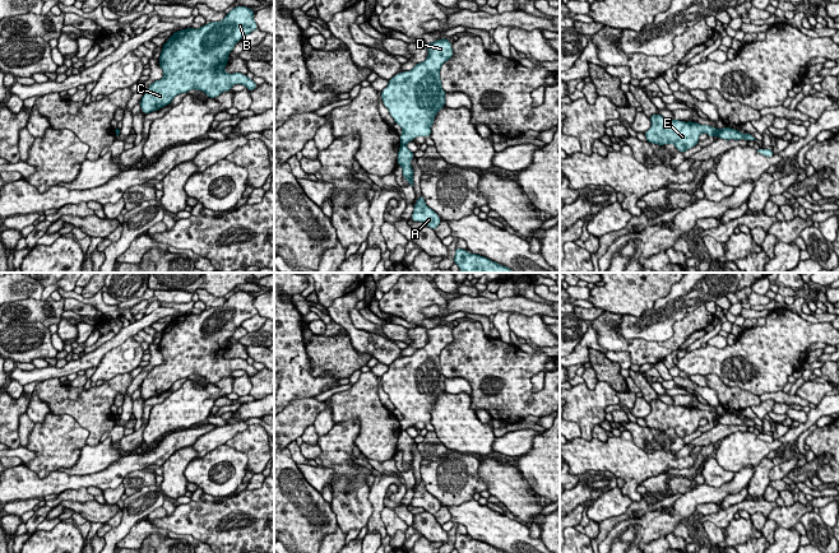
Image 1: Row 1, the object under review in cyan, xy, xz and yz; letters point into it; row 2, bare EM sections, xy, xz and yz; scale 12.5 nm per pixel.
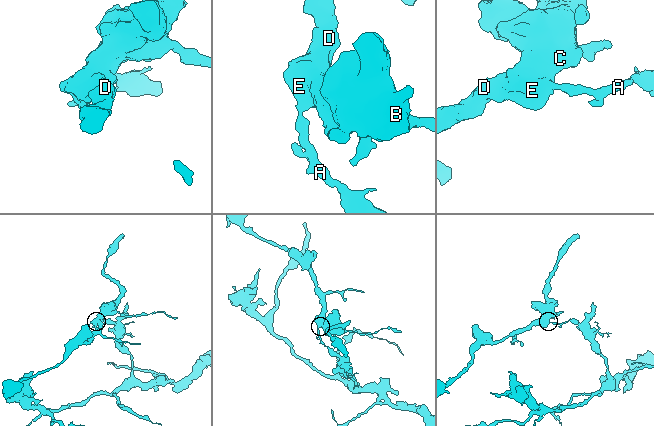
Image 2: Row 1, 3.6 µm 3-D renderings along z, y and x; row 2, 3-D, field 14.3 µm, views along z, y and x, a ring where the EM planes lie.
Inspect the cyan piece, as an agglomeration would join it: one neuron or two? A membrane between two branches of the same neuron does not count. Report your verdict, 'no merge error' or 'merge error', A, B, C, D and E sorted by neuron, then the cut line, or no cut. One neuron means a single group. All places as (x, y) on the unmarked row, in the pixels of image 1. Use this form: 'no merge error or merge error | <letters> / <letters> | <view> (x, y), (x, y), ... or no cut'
merge error | A / B C D E | yz (718, 414), (715, 421)

